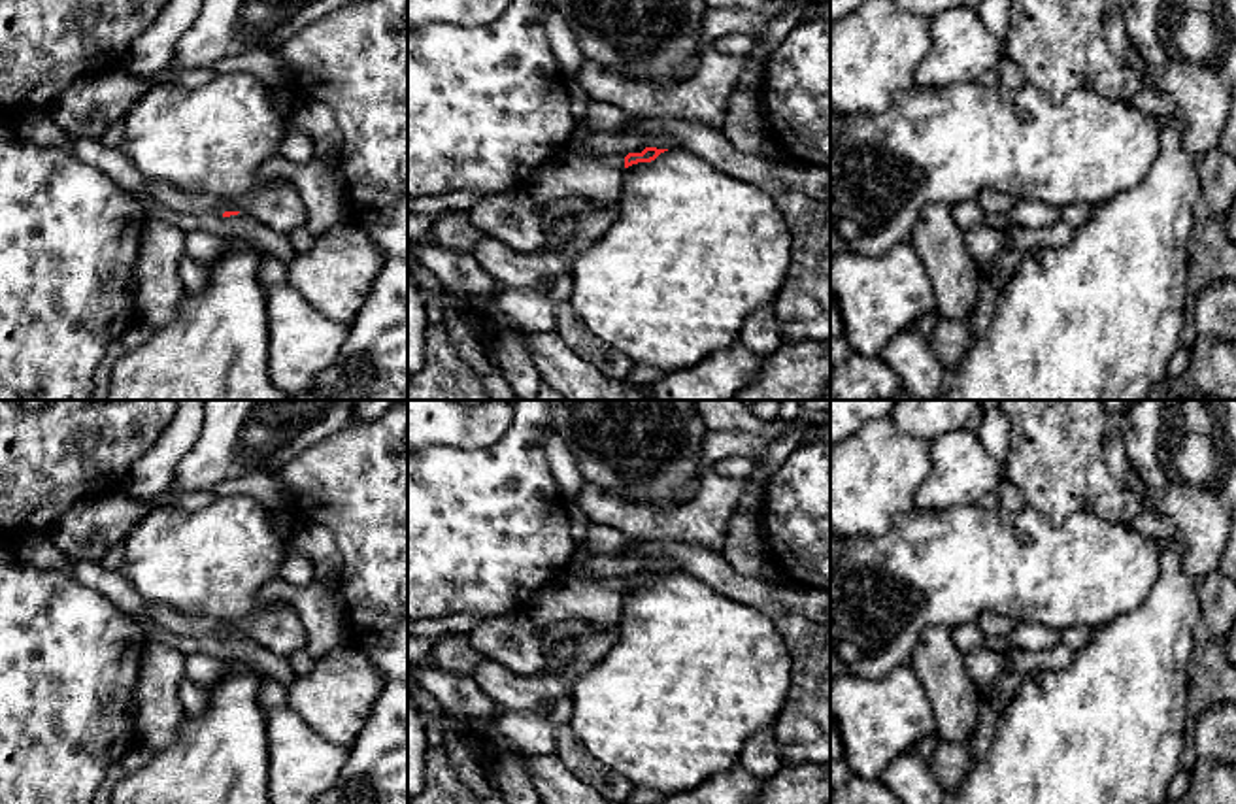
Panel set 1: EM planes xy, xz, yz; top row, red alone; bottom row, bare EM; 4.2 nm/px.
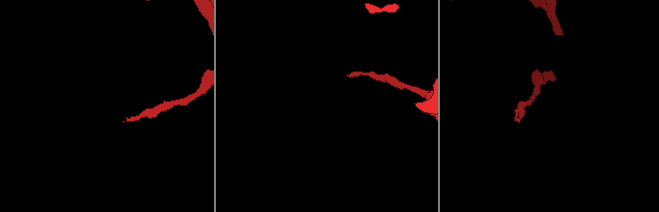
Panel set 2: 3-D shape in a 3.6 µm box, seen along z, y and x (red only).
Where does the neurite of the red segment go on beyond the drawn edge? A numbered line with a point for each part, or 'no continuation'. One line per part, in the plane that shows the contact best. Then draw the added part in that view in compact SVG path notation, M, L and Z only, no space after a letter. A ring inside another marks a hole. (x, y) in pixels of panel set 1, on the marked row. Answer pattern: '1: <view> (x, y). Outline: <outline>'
1: xz (597, 178). Outline: M562 149L538 168L523 189L540 206L568 196L583 196L608 208L621 196L623 172L623 155L581 157L572 149Z

